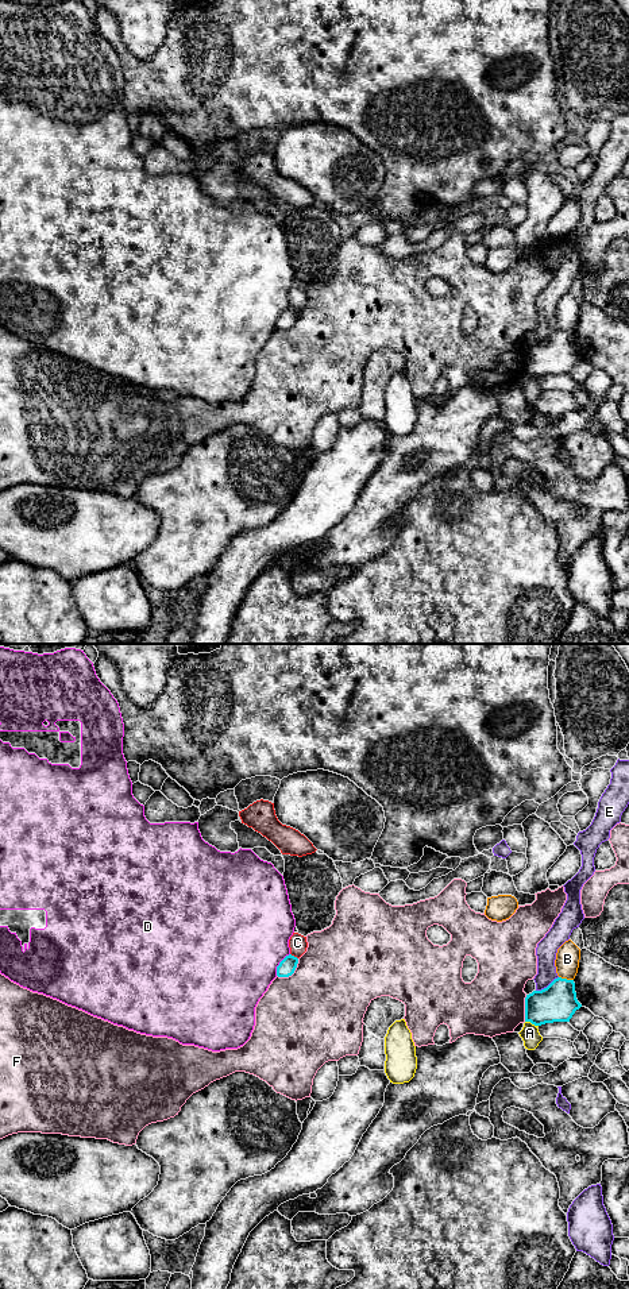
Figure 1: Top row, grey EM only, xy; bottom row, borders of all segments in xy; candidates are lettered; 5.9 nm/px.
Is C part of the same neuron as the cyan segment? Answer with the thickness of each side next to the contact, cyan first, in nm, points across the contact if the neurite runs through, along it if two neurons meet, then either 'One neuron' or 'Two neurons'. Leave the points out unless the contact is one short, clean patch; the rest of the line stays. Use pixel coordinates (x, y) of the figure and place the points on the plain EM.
Thickness 100 nm (cyan) against 110 nm. Boundary: xy (290, 305), (297, 311). Two neurons

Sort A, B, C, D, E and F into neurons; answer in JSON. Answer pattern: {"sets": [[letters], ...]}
{"sets": [["A"], ["B"], ["C"], ["D"], ["E"], ["F"]]}

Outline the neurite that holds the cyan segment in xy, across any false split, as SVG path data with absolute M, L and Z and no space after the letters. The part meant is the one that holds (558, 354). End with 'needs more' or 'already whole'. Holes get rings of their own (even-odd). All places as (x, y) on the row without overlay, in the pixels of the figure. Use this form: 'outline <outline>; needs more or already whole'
outline M557 329L547 340L526 347L525 374L530 374L535 378L570 374L580 359L574 332Z; already whole

